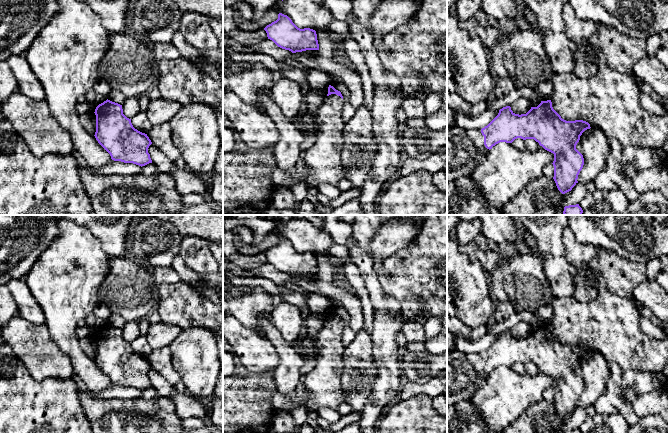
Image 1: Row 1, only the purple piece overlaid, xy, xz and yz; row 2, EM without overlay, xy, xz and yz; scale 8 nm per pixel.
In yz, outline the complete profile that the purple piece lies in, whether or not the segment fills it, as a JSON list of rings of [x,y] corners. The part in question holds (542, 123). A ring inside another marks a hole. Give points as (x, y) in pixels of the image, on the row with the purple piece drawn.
[[[578,41],[587,62],[597,65],[599,73],[590,78],[580,78],[572,71],[555,74],[550,100],[541,101],[526,114],[515,114],[510,106],[499,110],[498,115],[481,130],[455,127],[447,131],[447,180],[472,175],[475,168],[500,142],[512,143],[515,139],[534,139],[545,150],[554,154],[554,181],[565,194],[578,183],[583,168],[583,155],[576,149],[582,133],[591,127],[599,128],[607,137],[616,138],[621,147],[663,148],[668,138],[668,113],[654,116],[640,104],[639,82],[629,75],[609,67],[604,60],[596,59],[588,41]]]

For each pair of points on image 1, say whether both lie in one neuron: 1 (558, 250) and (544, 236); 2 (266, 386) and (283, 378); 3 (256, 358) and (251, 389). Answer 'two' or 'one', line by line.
1: one
2: two
3: two

